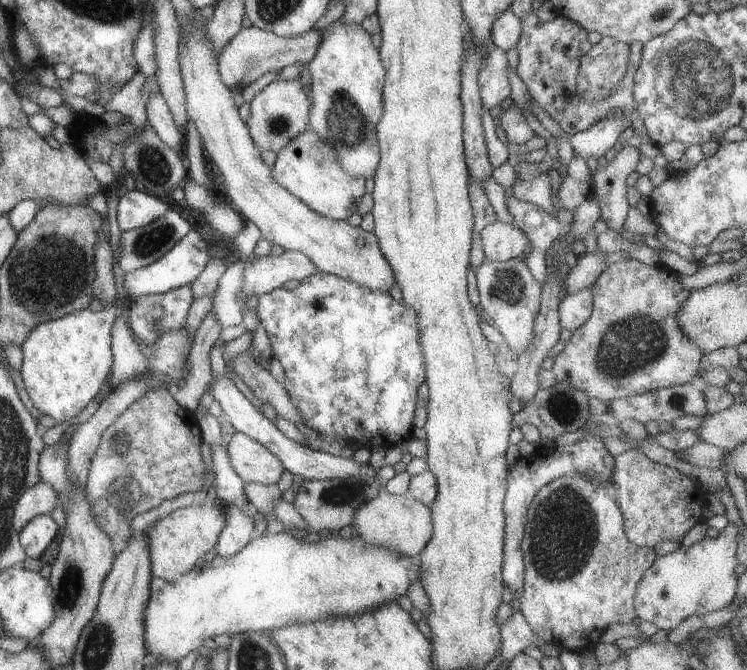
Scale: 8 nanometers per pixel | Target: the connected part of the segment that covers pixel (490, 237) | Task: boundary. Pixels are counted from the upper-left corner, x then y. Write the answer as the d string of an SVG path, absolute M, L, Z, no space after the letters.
M495 220L481 232L485 256L495 261L526 257L529 238L514 223Z

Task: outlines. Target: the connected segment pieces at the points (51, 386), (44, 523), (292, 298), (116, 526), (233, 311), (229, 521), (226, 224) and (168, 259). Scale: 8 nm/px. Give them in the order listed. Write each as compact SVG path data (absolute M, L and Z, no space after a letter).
M116 304L106 305L99 312L75 310L62 318L40 323L28 335L21 346L23 365L20 371L30 400L42 414L59 422L70 421L96 397L111 372L111 330L119 314Z
M51 513L36 515L20 532L20 541L28 557L38 559L46 546L56 538L60 526Z
M320 270L302 279L293 290L280 287L271 290L269 293L258 296L255 301L257 318L269 336L273 354L282 363L285 370L285 380L282 382L288 391L288 396L293 400L303 419L303 423L318 432L321 439L328 441L348 441L357 443L359 447L372 449L374 446L382 446L385 450L392 445L397 445L406 439L411 439L414 428L414 409L418 388L425 382L425 360L421 351L421 340L419 331L419 320L414 309L410 305L400 304L392 299L388 291L373 291L371 288L359 285L358 283L346 280L332 273L325 273Z
M150 389L135 400L118 418L104 429L98 448L90 461L90 476L85 490L93 505L93 514L100 530L110 532L116 552L123 550L129 538L134 536L131 523L135 516L158 506L166 499L186 492L198 492L193 488L199 478L199 488L204 488L206 464L200 453L201 428L193 411L182 408L168 389Z
M242 258L241 260L229 264L227 269L221 274L213 298L213 307L210 313L214 313L219 325L236 326L242 323L244 307L239 302L239 292L241 291L244 278L245 266L252 262Z
M225 505L225 517L226 517L226 524L223 526L222 530L220 531L218 540L215 544L215 549L218 555L223 557L229 557L230 555L236 554L238 551L241 551L248 542L254 537L254 519L253 509L243 509L242 507L236 505Z
M191 178L187 179L187 183L183 189L185 190L184 199L186 199L190 208L197 208L200 212L202 212L202 214L205 215L206 222L214 228L214 230L224 234L224 236L233 238L244 228L242 227L244 226L244 222L242 222L239 212L223 196L215 195L204 185L196 183Z
M190 229L186 236L183 236L172 250L169 250L162 258L155 260L145 268L130 271L124 276L124 287L131 292L131 300L134 298L149 295L152 293L165 293L191 284L198 278L198 275L206 268L210 254L208 254L208 244L204 238L194 229Z

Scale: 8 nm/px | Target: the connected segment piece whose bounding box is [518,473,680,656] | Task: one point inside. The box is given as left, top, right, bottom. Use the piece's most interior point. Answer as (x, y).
(581, 573)

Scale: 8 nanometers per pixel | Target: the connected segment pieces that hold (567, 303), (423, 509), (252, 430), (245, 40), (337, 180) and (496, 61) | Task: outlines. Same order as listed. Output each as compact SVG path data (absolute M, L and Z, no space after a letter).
M583 288L574 294L563 296L559 307L559 323L564 329L573 331L582 326L593 311L593 290Z
M384 490L358 507L351 525L355 528L357 536L368 545L383 546L415 559L433 535L433 516L429 506L419 500L393 495Z
M228 373L213 381L209 385L212 389L212 394L216 401L219 402L222 408L224 417L234 425L237 431L247 434L250 438L257 440L265 446L285 467L295 476L299 476L301 480L307 481L310 479L349 479L359 478L365 479L368 483L373 479L380 478L376 470L368 465L361 465L354 461L352 457L344 458L328 453L323 453L302 443L297 443L295 440L289 439L283 432L278 430L278 427L262 414L260 409L257 409L250 403L246 397L236 387L234 382L228 378Z
M257 26L242 27L222 47L217 56L219 71L224 84L229 87L246 87L266 72L278 72L292 64L308 64L317 53L322 35L315 28L295 37L281 37Z
M309 128L277 152L272 168L273 177L279 185L302 200L314 212L337 221L348 220L356 213L356 203L366 192L365 180L347 175L339 164L336 149Z
M494 48L485 56L484 65L479 72L479 91L483 106L488 110L501 104L511 94L508 67L508 57L504 49Z

